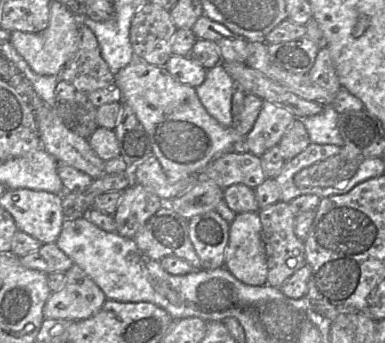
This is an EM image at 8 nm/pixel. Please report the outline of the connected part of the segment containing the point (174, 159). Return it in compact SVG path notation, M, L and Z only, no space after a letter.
M134 58L114 75L114 86L122 95L122 104L132 108L152 144L168 180L178 182L190 176L202 176L208 165L223 153L234 150L253 128L263 100L247 94L240 120L226 127L214 119L201 103L194 87L174 79L165 67Z

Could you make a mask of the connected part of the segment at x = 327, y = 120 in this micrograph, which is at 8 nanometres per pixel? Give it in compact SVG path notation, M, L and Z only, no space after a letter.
M325 105L316 115L303 118L303 124L309 135L311 143L331 144L341 147L343 139L338 128L339 113L331 105Z

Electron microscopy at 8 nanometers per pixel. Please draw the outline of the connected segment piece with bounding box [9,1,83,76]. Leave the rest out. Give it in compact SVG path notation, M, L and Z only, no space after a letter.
M50 1L50 19L48 26L38 33L21 31L10 32L10 43L26 61L33 72L39 75L59 76L65 64L71 59L79 45L79 24L83 17L57 1Z

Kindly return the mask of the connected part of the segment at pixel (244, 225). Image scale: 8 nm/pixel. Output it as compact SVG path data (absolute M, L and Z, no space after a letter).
M258 212L237 214L230 224L224 267L244 284L251 286L264 286L266 284L266 254Z

